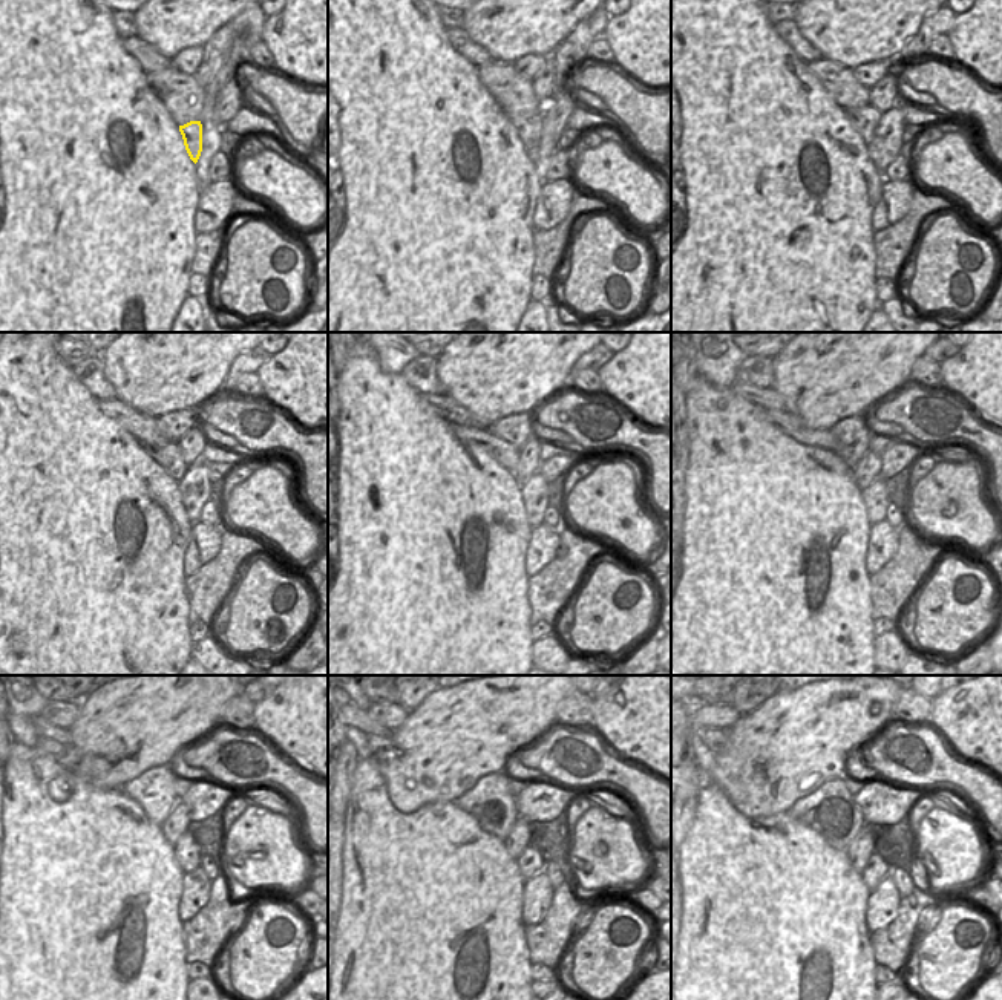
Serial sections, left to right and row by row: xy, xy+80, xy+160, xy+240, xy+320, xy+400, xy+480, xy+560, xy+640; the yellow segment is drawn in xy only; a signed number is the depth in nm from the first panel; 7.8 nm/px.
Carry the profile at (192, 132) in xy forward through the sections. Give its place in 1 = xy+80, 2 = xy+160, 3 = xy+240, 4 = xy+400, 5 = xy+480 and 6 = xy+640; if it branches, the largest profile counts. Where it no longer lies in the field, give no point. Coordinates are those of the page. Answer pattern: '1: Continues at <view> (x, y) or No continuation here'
1: Continues at xy+80 (529, 130)
2: Continues at xy+160 (864, 120)
3: Continues at xy+240 (169, 457)
4: Continues at xy+400 (788, 423)
5: Continues at xy+480 (68, 755)
6: Continues at xy+640 (716, 740).

